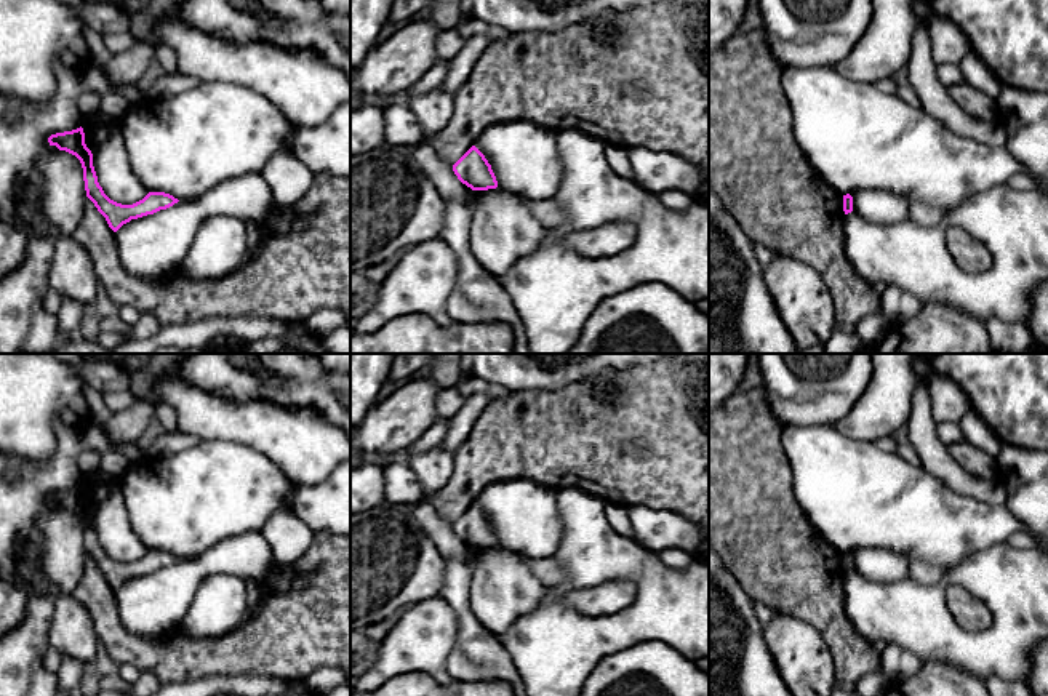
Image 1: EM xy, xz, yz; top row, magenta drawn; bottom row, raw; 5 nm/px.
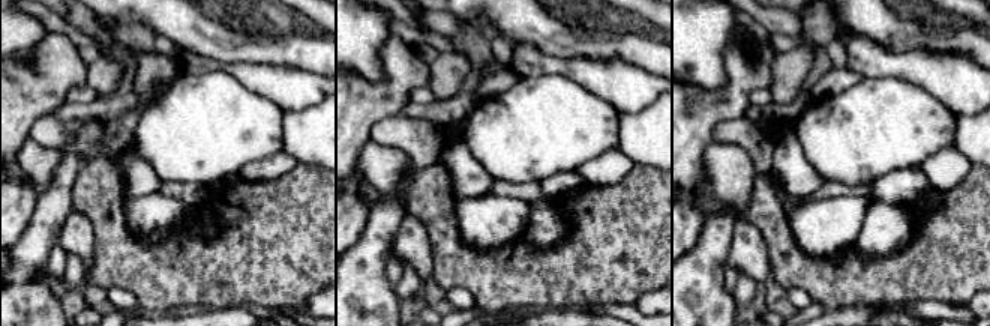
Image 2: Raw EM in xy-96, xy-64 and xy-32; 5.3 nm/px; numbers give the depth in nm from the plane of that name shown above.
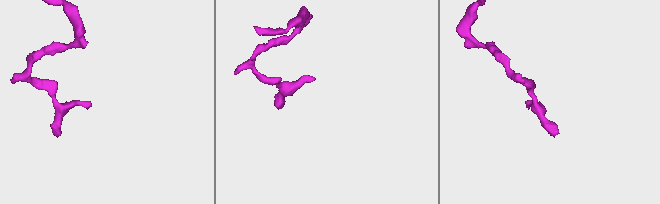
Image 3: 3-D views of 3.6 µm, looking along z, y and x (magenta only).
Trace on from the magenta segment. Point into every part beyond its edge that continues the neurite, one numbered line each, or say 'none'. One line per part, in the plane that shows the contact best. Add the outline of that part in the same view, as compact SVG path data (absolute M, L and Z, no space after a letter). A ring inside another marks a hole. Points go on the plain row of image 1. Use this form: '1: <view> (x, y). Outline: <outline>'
none

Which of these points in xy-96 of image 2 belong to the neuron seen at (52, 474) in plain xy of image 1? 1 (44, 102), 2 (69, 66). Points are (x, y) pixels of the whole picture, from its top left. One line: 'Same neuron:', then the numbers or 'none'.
Same neuron: 1, 2

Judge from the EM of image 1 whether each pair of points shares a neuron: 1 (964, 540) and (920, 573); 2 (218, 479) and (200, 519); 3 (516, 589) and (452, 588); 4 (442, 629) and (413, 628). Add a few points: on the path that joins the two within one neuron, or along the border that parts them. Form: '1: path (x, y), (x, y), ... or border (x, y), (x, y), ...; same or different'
1: border (909, 560), (925, 560), (944, 572); different
2: path (213, 488), (200, 501), (200, 509); same
3: border (471, 565), (469, 607), (482, 623); different
4: path (436, 629), (420, 628); same

